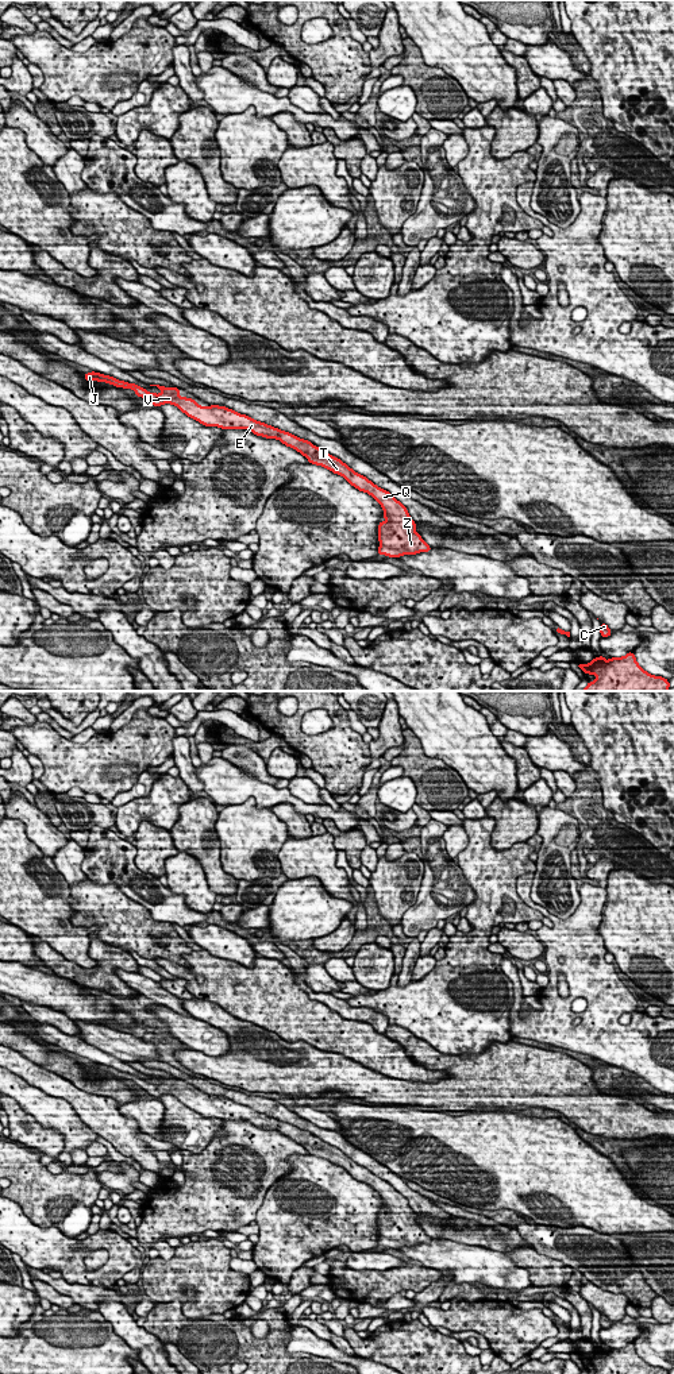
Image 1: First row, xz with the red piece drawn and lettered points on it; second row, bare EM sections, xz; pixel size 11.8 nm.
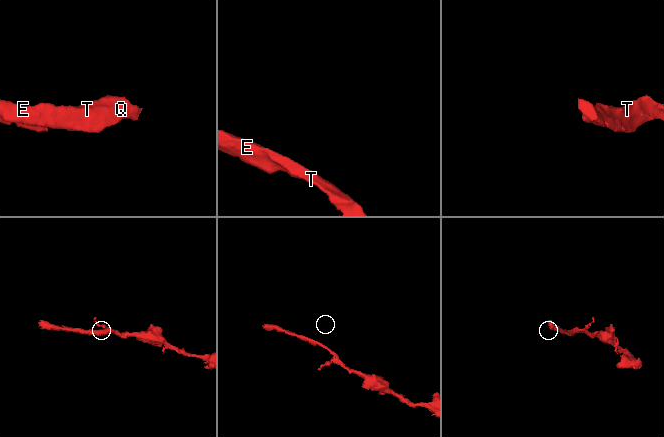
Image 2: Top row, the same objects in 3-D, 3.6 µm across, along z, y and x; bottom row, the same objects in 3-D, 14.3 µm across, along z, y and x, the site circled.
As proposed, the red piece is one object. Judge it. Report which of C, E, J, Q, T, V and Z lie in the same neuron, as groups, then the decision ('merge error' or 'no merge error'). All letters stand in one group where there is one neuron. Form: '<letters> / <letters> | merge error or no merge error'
C E J Q T V Z | no merge error

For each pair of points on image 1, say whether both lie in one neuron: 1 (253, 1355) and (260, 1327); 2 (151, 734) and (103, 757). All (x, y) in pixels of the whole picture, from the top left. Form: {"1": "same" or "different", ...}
{"1": "different", "2": "same"}

